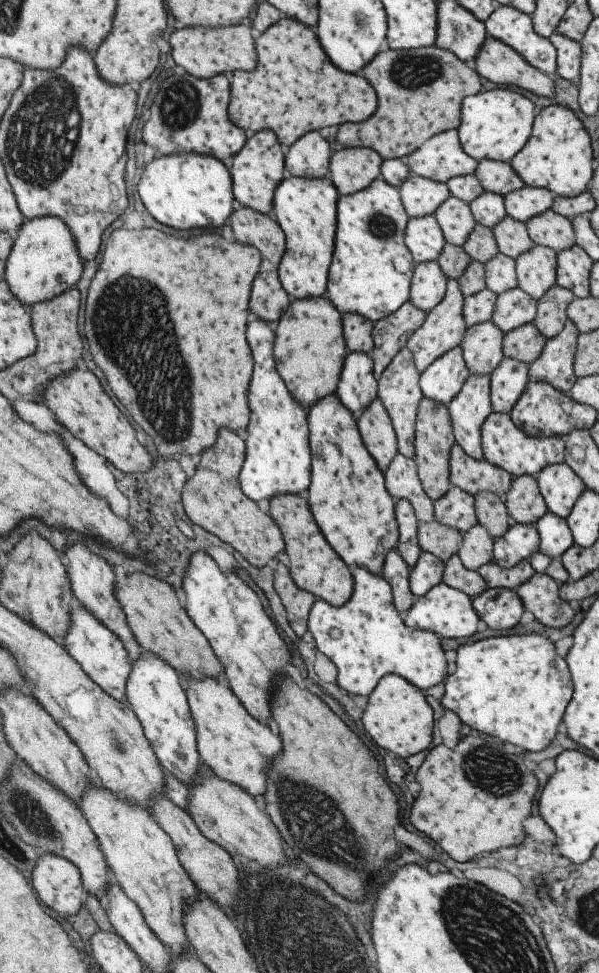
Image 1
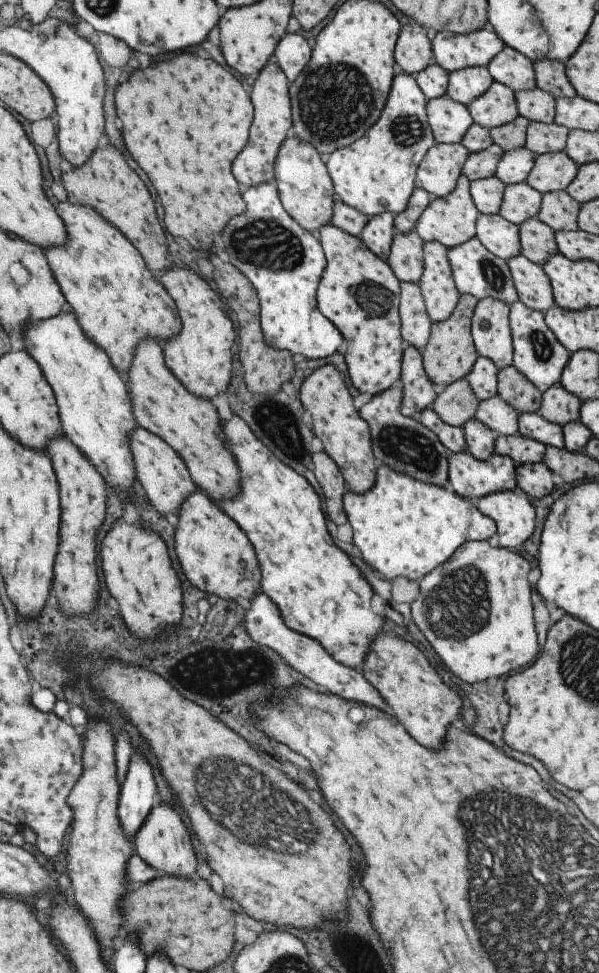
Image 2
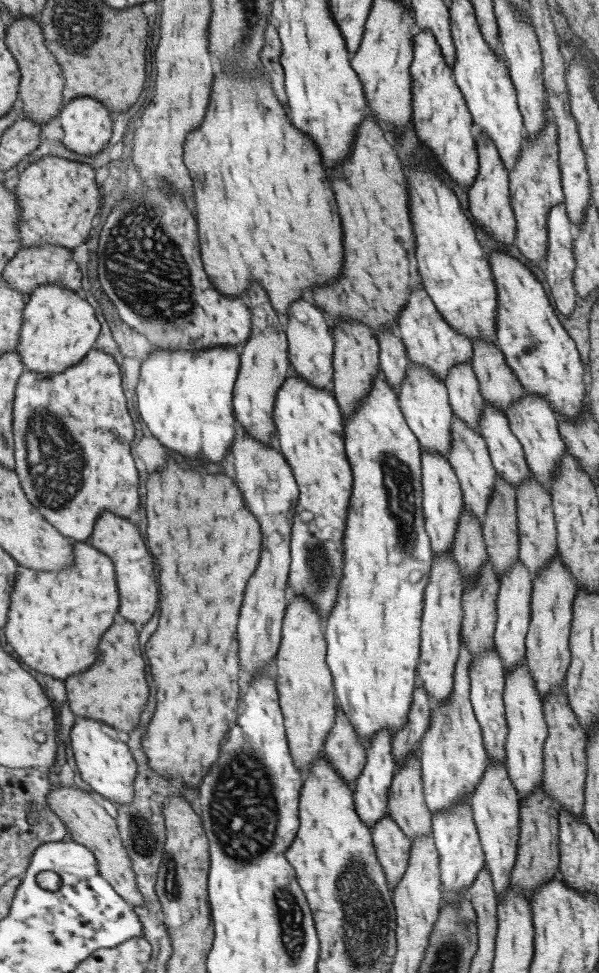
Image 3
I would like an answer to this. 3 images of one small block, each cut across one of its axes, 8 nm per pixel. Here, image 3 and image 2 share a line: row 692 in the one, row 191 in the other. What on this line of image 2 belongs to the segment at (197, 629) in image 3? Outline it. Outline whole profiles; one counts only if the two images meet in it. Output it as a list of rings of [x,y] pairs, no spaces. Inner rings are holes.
[[[179,52],[173,60],[161,60],[145,70],[133,72],[114,92],[115,114],[121,120],[121,138],[161,200],[165,230],[181,238],[191,249],[208,248],[213,244],[213,234],[219,232],[231,216],[245,210],[229,168],[247,142],[253,114],[249,94],[227,68],[189,52]]]

